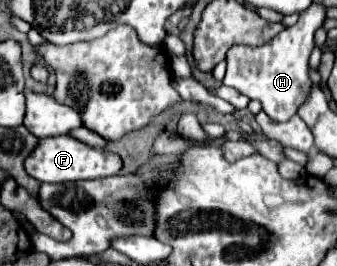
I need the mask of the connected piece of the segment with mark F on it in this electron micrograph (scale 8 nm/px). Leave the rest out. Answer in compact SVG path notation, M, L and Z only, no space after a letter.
M56 136L40 140L40 148L26 160L26 172L40 182L78 182L78 180L100 180L116 176L122 170L122 158L118 154L96 150L72 136Z

